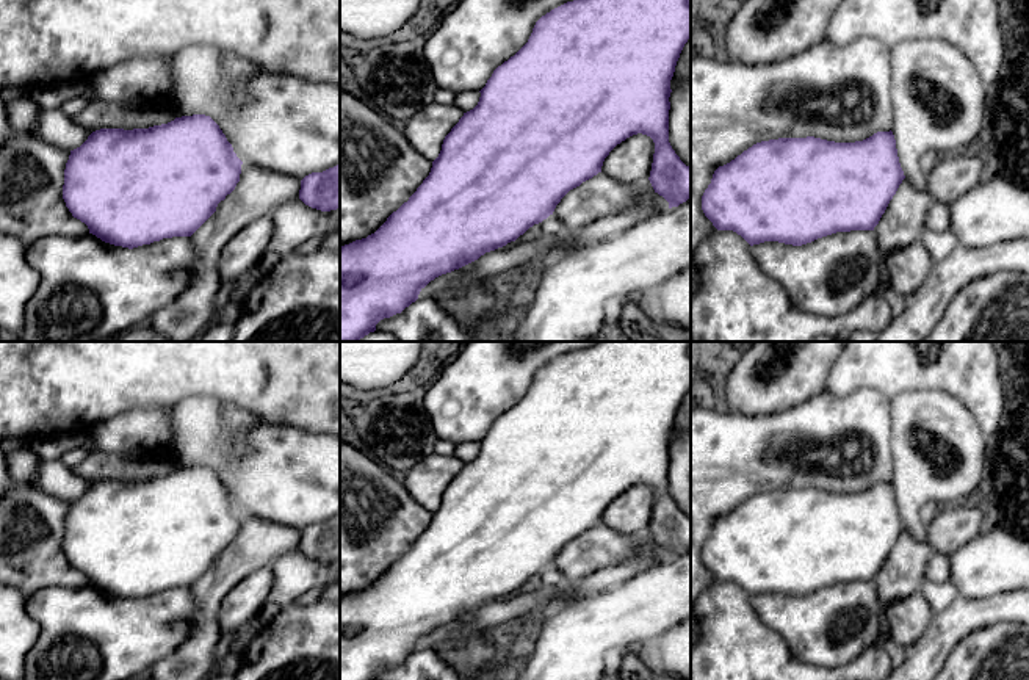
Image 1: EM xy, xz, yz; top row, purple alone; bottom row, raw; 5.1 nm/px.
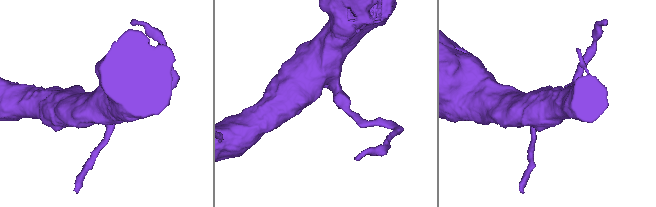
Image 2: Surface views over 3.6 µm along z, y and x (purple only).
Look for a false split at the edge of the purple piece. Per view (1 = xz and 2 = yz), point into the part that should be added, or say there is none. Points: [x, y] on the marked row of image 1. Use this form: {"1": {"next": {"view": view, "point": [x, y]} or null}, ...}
{"1": {"next": null}, "2": {"next": null}}

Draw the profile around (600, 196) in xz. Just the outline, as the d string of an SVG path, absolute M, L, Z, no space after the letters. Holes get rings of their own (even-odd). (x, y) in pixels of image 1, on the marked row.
M598 172L570 190L556 205L553 215L565 224L565 230L575 232L600 218L634 205L636 199L636 185L620 183Z

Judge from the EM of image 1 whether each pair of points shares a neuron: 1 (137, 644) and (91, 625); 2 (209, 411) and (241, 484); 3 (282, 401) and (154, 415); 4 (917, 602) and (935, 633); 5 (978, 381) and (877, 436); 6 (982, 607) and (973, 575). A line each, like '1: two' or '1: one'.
1: one
2: one
3: two
4: two
5: two
6: two

